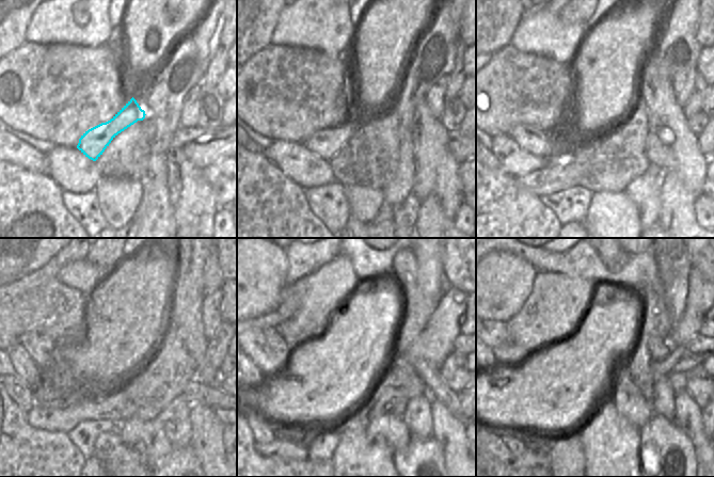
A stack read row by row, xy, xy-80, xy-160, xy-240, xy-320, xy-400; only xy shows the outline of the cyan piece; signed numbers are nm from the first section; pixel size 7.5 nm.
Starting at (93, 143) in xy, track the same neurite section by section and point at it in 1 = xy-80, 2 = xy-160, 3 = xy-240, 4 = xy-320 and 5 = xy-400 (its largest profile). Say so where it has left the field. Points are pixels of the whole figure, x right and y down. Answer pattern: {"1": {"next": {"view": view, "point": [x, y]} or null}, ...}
{"1": {"next": {"view": "xy-80", "point": [327, 143]}}, "2": {"next": {"view": "xy-160", "point": [559, 145]}}, "3": {"next": {"view": "xy-240", "point": [30, 356]}}, "4": {"next": {"view": "xy-320", "point": [267, 348]}}, "5": {"next": {"view": "xy-400", "point": [509, 355]}}}

